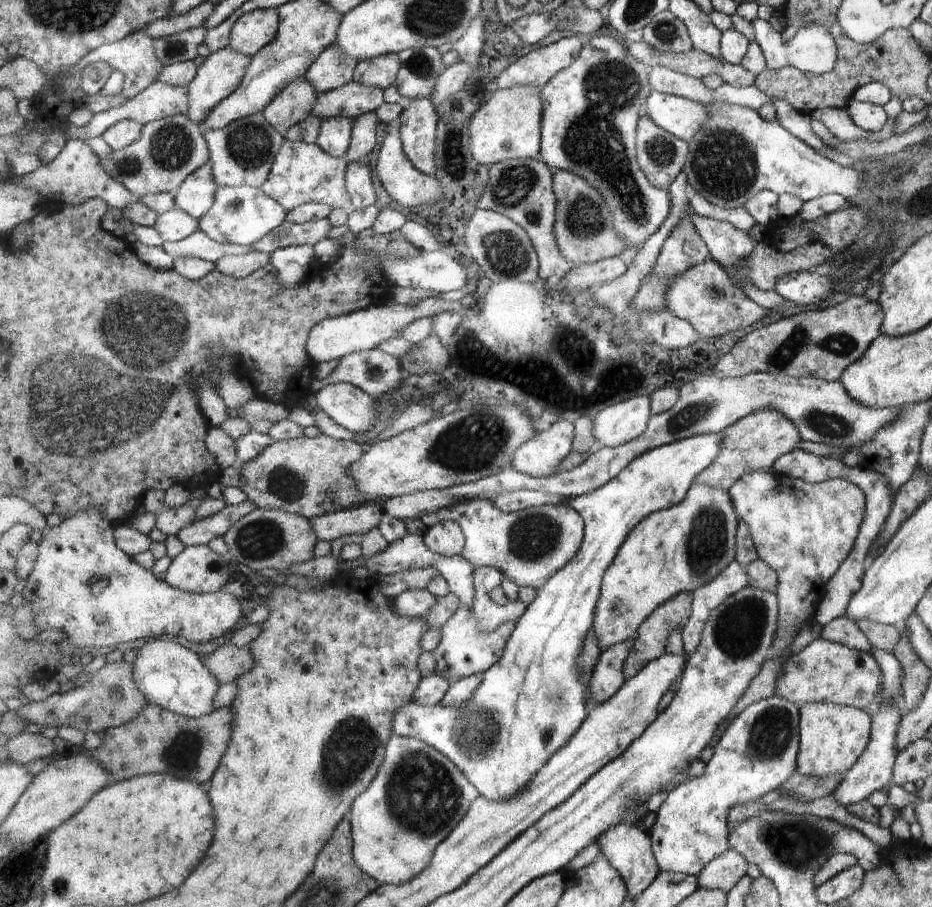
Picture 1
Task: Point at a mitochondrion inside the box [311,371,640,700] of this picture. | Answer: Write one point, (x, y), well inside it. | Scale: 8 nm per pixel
(478, 441)

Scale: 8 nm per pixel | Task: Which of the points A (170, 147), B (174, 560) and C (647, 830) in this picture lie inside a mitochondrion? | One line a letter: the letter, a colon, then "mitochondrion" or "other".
A: mitochondrion
B: other
C: other

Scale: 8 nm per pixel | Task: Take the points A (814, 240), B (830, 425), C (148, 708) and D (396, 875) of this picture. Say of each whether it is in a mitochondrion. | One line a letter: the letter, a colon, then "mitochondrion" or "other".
A: other
B: mitochondrion
C: other
D: other

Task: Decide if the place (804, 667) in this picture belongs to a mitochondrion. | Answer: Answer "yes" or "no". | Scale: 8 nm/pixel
no

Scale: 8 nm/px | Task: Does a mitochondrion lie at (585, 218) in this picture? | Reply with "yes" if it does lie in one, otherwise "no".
yes

